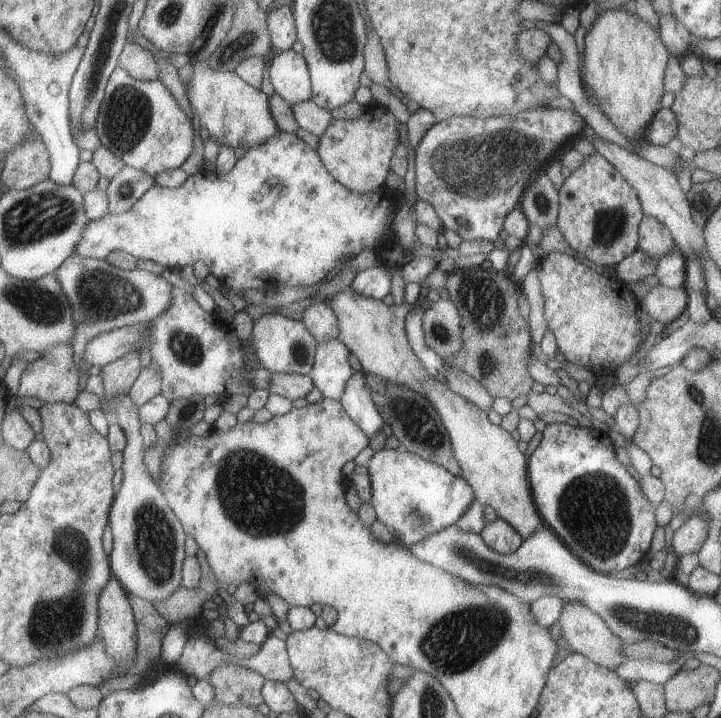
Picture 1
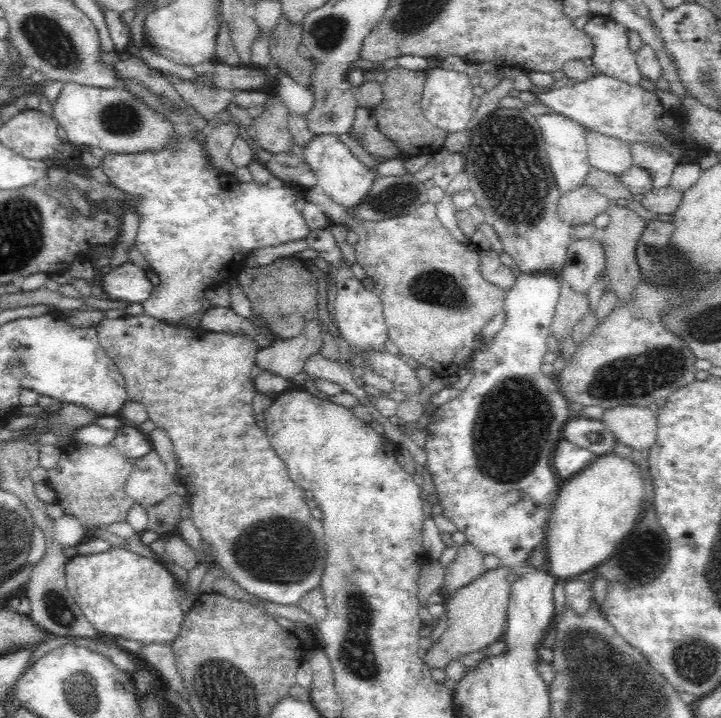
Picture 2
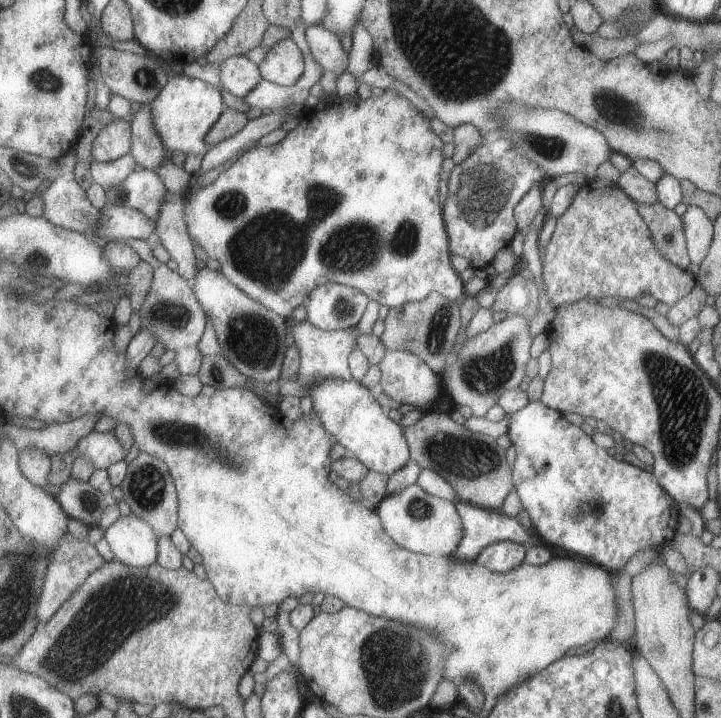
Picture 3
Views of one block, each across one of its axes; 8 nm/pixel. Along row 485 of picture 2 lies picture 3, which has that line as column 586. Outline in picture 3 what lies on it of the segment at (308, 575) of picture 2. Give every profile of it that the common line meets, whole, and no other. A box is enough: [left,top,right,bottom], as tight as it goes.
[542,179,697,309]

